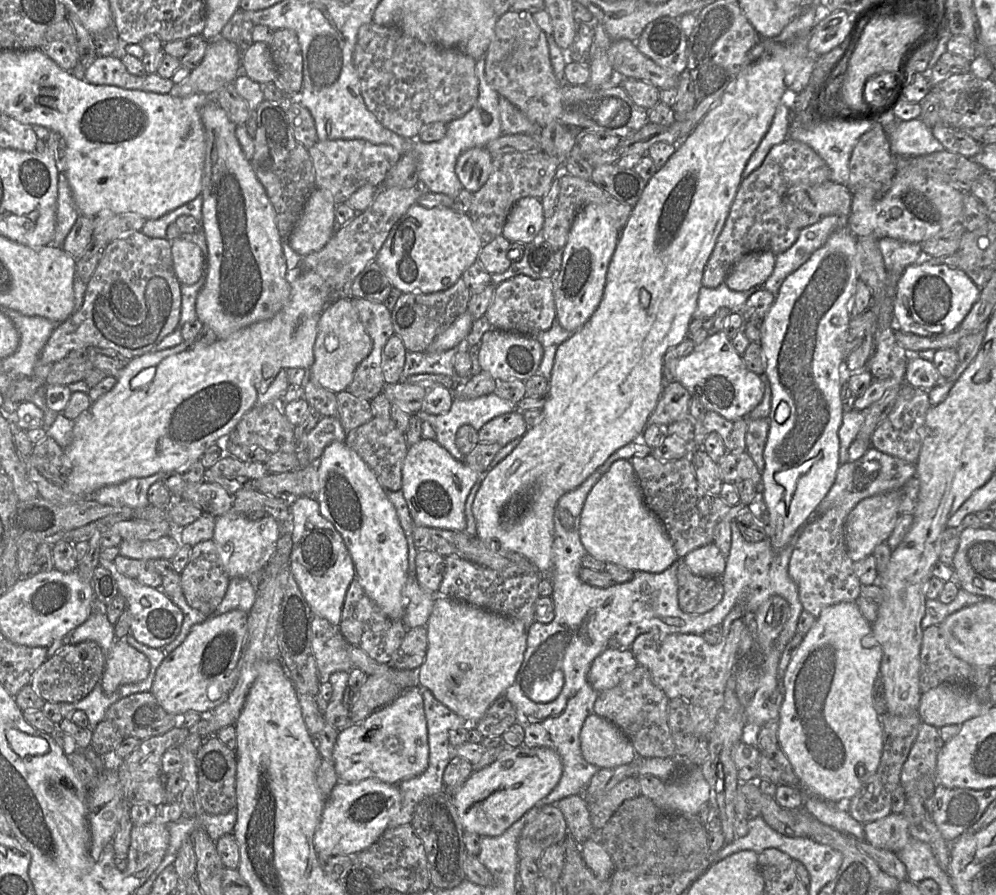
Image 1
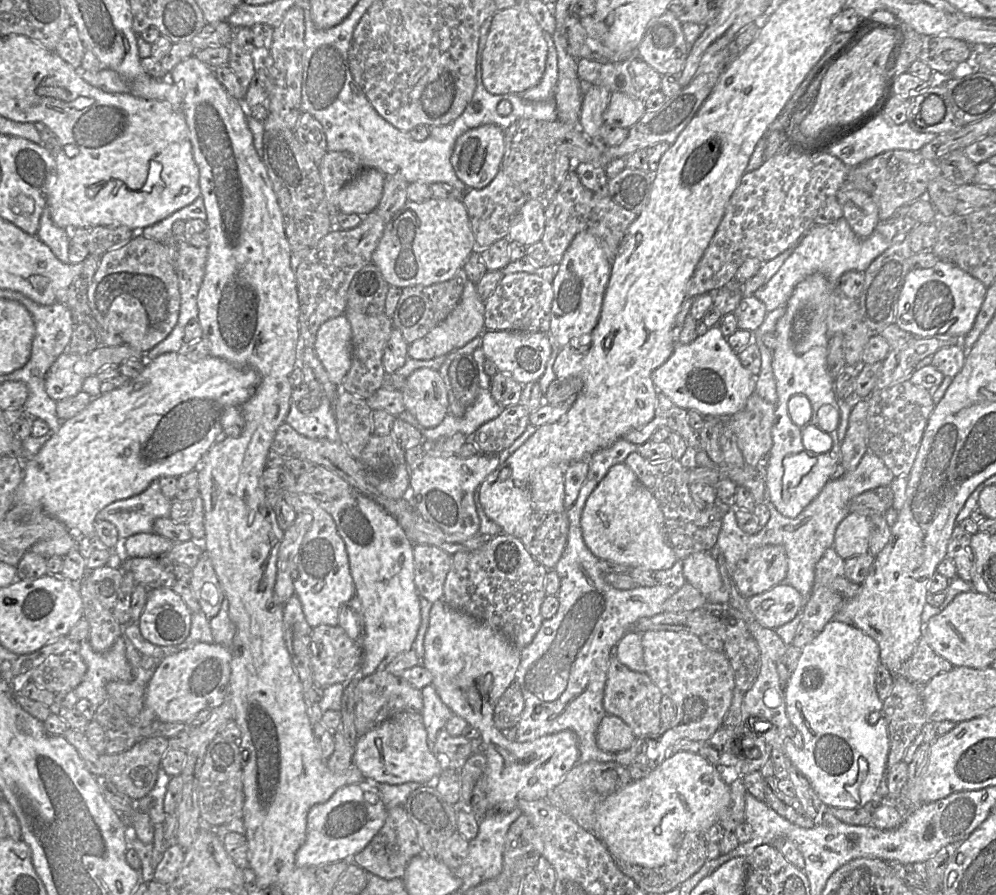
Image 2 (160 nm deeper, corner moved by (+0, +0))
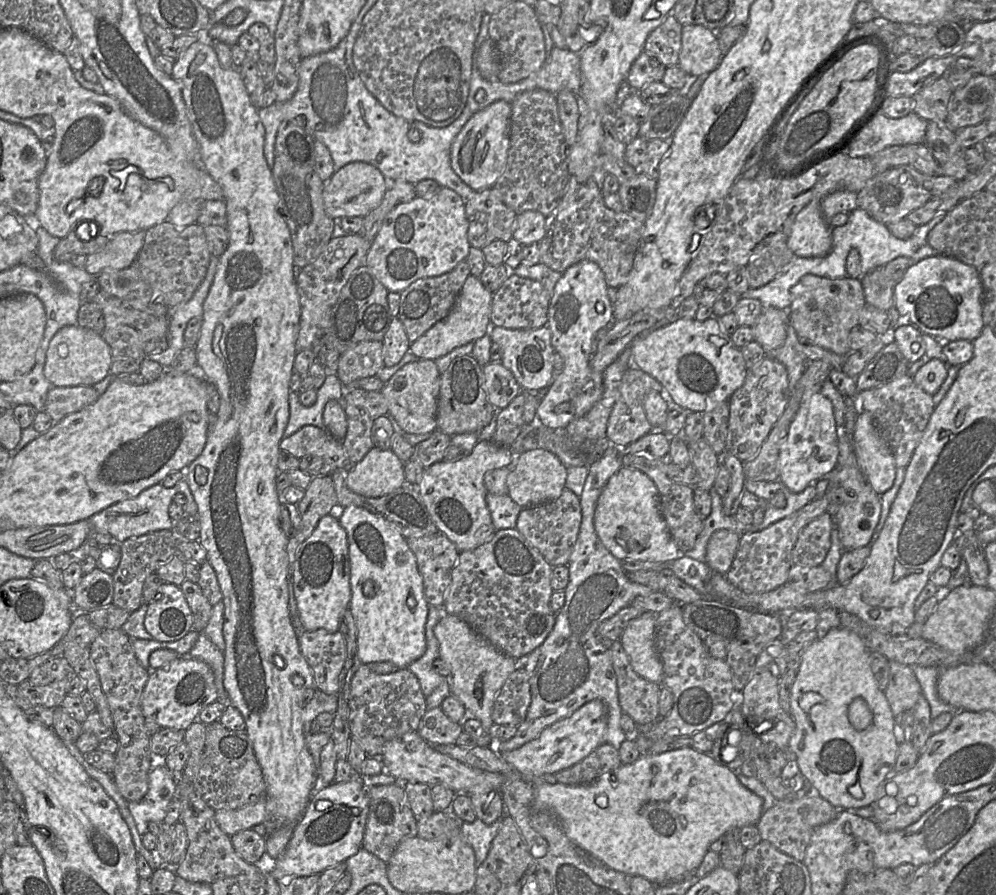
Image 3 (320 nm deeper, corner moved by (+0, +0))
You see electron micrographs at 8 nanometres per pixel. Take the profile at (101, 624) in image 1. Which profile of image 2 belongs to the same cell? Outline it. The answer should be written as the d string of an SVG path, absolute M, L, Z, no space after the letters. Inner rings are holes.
M122 637L103 653L94 651L89 640L84 639L80 641L79 654L87 666L87 671L81 683L74 689L78 700L87 699L97 708L108 697L106 692L108 682L133 680Z

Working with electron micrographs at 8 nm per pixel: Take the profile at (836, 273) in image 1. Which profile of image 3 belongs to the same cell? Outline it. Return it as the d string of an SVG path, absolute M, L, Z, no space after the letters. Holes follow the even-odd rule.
M821 392L804 398L795 414L787 437L779 451L779 481L791 492L800 493L810 484L835 472L838 466L839 441L833 404Z

